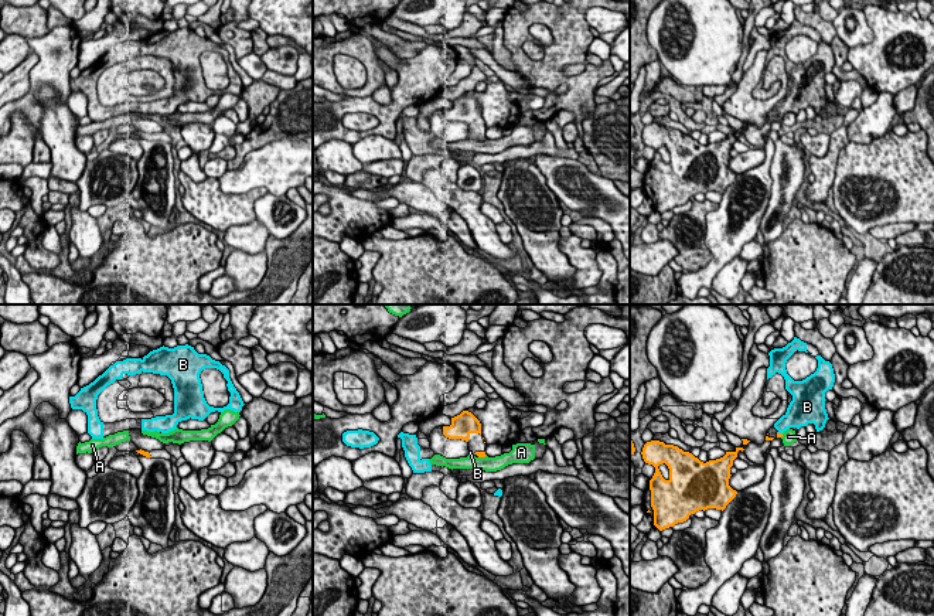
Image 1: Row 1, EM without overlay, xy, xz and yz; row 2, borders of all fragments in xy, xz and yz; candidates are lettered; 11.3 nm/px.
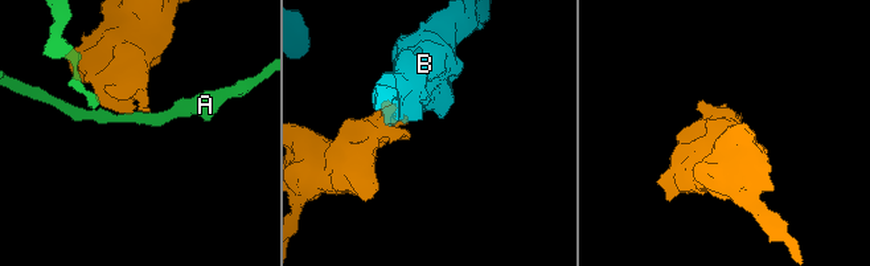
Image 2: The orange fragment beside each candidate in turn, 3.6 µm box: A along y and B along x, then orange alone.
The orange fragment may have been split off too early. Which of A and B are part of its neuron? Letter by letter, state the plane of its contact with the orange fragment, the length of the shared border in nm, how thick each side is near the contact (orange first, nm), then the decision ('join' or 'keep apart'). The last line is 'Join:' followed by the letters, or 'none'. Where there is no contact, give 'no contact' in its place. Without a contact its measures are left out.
A: meets orange in xz; contact 100 nm long; 60 nm thick on the orange side, 160 nm on the other; keep apart
B: meets orange in yz; contact 70 nm long; 60 nm thick on the orange side, 240 nm on the other; join
Join: B

